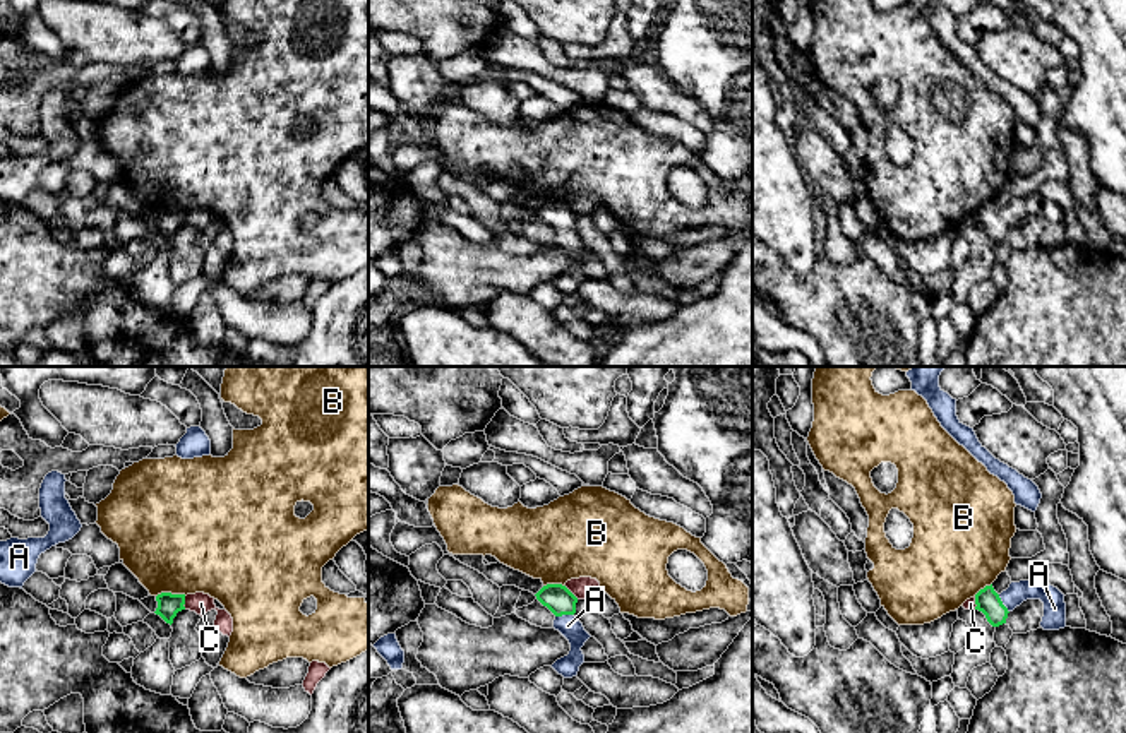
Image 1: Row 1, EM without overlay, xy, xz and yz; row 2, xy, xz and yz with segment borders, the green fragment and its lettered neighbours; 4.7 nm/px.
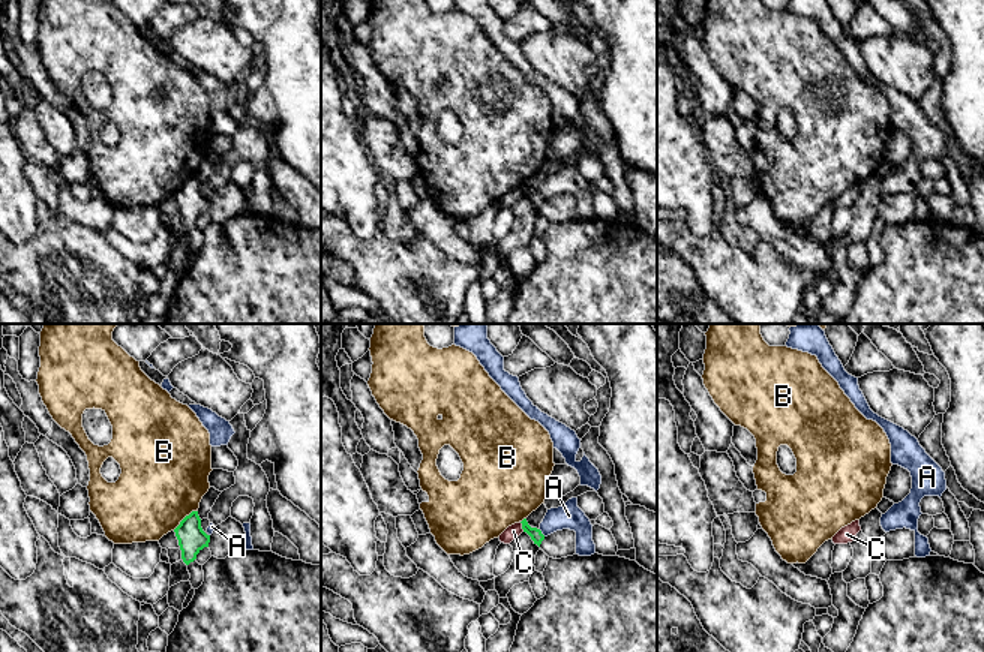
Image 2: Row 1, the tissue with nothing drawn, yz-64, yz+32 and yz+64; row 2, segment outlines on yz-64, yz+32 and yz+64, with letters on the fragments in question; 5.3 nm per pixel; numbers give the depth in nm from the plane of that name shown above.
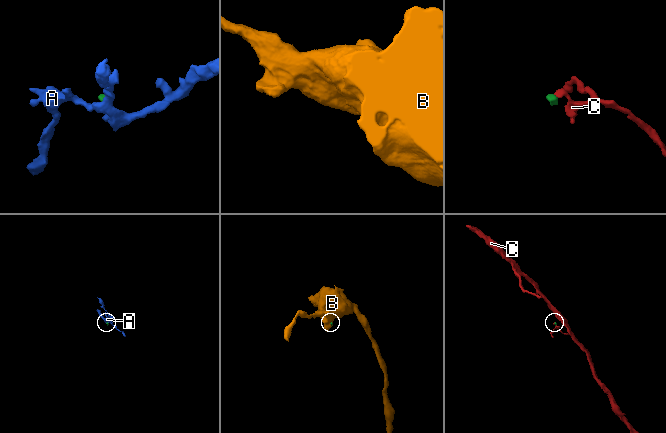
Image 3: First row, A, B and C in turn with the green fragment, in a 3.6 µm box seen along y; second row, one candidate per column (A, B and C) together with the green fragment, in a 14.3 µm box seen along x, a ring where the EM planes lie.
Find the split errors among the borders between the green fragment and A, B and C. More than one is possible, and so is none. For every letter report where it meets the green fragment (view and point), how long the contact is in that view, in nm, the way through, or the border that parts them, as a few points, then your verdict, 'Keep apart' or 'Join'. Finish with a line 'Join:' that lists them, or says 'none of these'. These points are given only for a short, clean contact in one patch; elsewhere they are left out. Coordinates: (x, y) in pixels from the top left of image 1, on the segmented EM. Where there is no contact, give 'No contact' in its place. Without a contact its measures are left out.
A: Touches green at xz (564, 613). Shared border 90 nm. Path across: xz (557, 598), (564, 613), (568, 625). Join
B: Touches green at xy (170, 593). Shared border 140 nm. Boundary: xy (185, 595), (160, 593), (156, 596). Keep apart
C: Touches green at xy (184, 603). Shared border 60 nm. Boundary: xy (185, 596), (184, 608). Keep apart
Join: A

